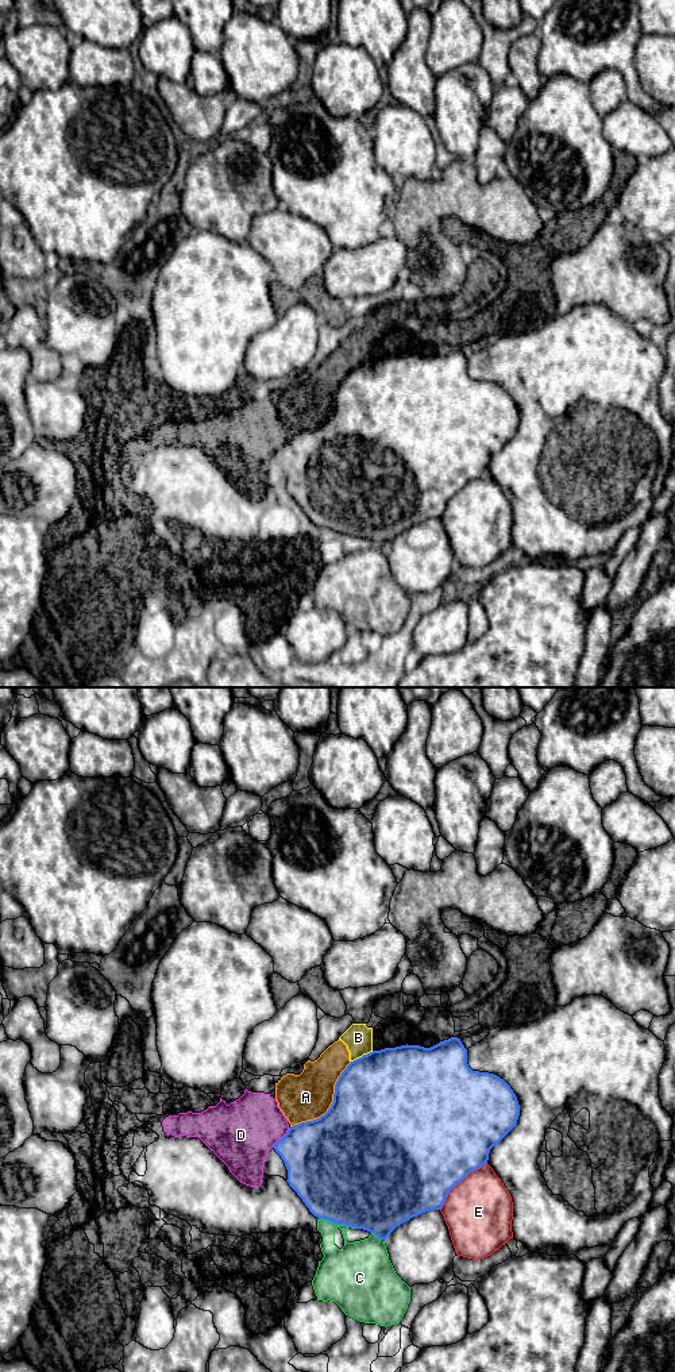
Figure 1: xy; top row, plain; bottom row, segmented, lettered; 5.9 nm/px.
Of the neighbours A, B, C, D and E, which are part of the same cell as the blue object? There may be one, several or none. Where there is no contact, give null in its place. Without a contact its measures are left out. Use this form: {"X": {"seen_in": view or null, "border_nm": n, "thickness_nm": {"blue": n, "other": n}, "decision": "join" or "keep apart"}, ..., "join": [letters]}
{"A": {"seen_in": "xy", "border_nm": 550, "thickness_nm": {"blue": 500, "other": 280}, "decision": "keep apart"}, "B": {"seen_in": "xy", "border_nm": 150, "thickness_nm": {"blue": 500, "other": 170}, "decision": "keep apart"}, "C": {"seen_in": "xy", "border_nm": 240, "thickness_nm": {"blue": 500, "other": 240}, "decision": "keep apart"}, "D": {"seen_in": "xy", "border_nm": 160, "thickness_nm": {"blue": 420, "other": 380}, "decision": "keep apart"}, "E": {"seen_in": "xy", "border_nm": 400, "thickness_nm": {"blue": 500, "other": 400}, "decision": "keep apart"}, "join": []}

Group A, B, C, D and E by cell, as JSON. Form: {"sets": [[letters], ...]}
{"sets": [["A", "B", "D"], ["C"], ["E"]]}

